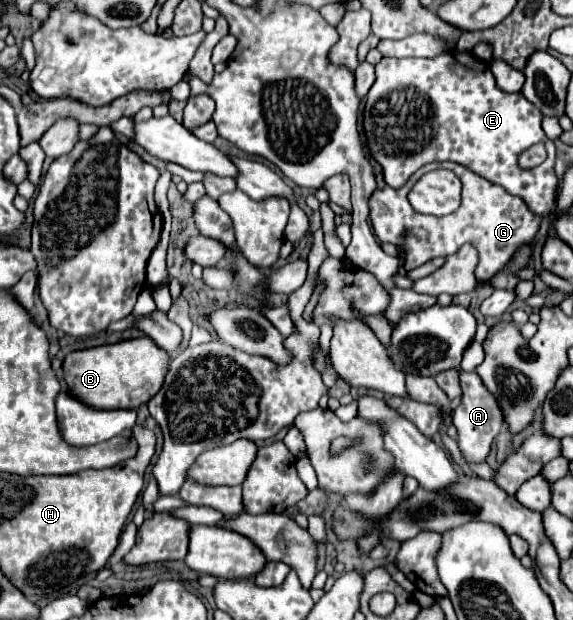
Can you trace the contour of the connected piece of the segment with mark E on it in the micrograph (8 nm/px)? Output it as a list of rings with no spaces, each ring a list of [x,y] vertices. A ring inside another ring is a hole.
[[[449,52],[435,58],[383,58],[377,66],[377,80],[371,86],[365,102],[365,134],[373,158],[383,166],[385,182],[391,188],[401,188],[407,178],[421,166],[435,160],[453,160],[471,172],[483,176],[491,184],[503,186],[507,192],[523,198],[527,206],[539,216],[555,216],[557,200],[557,176],[553,172],[555,164],[555,144],[545,136],[541,128],[543,114],[523,98],[521,92],[509,94],[495,86],[495,76],[491,68],[477,60],[473,54]],[[543,142],[547,148],[547,160],[535,170],[523,170],[517,166],[517,156],[533,144]]]

